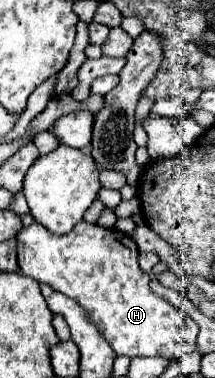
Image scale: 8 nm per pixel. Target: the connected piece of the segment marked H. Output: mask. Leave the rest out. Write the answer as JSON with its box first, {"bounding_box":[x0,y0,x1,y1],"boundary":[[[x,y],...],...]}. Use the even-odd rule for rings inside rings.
{"bounding_box":[17,220,199,360],"boundary":[[[85,220],[69,234],[57,236],[43,224],[33,222],[17,234],[17,252],[21,274],[73,298],[117,356],[163,356],[175,360],[195,350],[199,326],[189,314],[149,290],[149,276],[137,262],[139,250],[131,236]]]}

